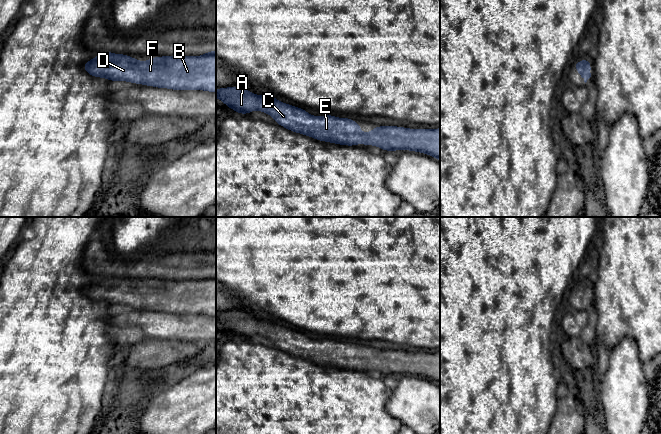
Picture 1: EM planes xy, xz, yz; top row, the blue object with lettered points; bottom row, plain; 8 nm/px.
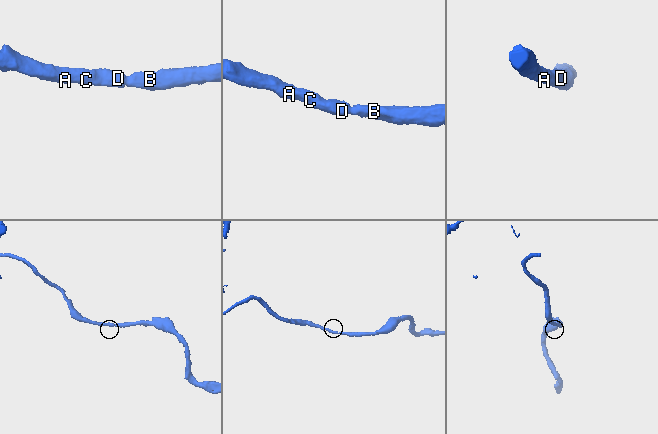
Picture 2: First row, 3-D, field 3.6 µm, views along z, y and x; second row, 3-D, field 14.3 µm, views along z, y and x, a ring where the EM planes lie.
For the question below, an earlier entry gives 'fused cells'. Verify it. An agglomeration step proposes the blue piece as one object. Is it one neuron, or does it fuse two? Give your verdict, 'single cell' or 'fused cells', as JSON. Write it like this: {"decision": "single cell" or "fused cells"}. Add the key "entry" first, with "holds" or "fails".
{"entry": "fails", "decision": "single cell"}

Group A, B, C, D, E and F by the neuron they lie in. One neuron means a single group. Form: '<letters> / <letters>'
A B C D E F

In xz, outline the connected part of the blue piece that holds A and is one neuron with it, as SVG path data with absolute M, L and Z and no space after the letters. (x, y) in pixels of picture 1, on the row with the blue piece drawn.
M244 87L216 89L216 98L229 109L234 109L237 114L248 115L259 110L273 117L276 124L318 141L347 146L361 143L377 146L384 151L405 149L428 154L440 161L440 128L429 130L377 126L363 134L360 125L350 118L312 116L303 108L276 100L274 95L257 95Z

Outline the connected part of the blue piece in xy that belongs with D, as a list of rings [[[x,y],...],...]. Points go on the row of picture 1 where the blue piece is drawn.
[[[107,50],[87,61],[83,69],[92,77],[171,90],[216,92],[216,51],[202,56],[161,56],[142,63],[126,54]]]

